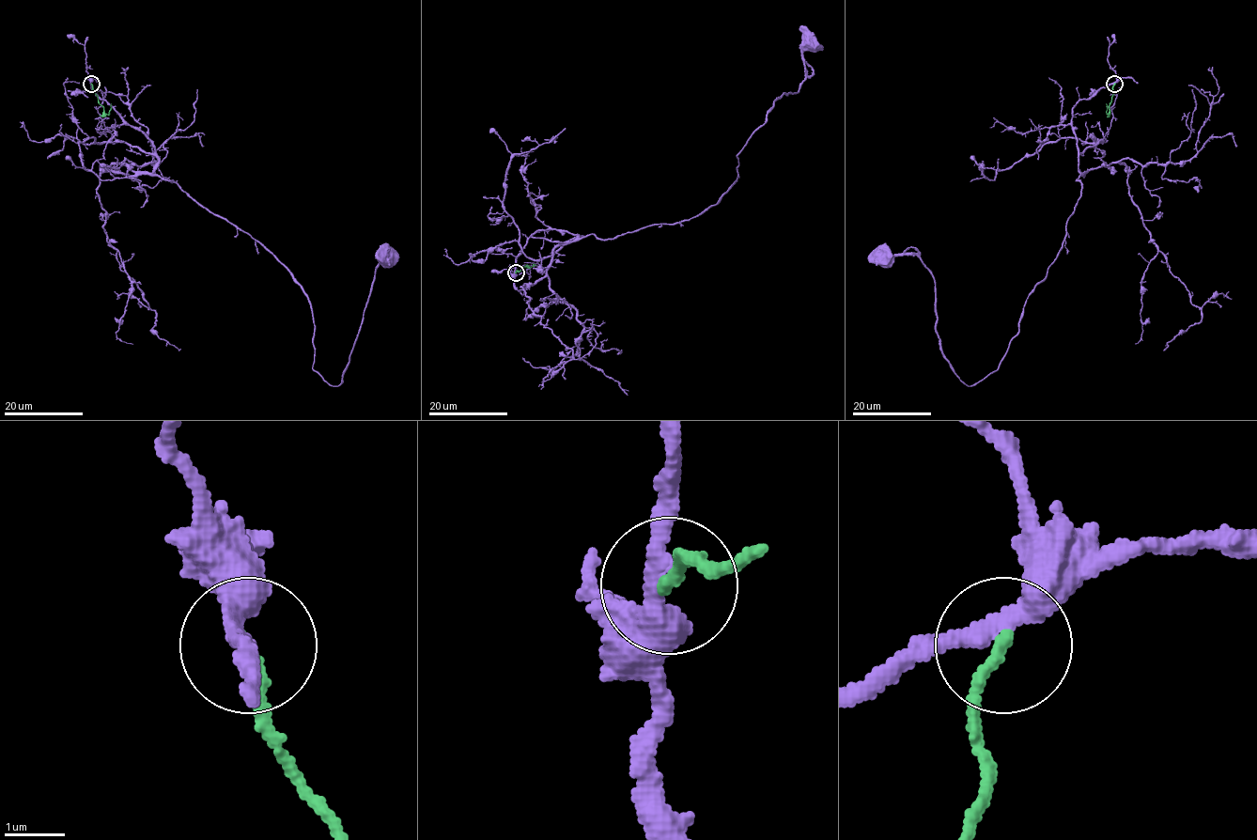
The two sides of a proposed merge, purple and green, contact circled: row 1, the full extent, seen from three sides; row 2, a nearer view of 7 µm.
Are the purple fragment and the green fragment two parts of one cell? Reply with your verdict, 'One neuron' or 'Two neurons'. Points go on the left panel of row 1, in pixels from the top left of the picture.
Two neurons

